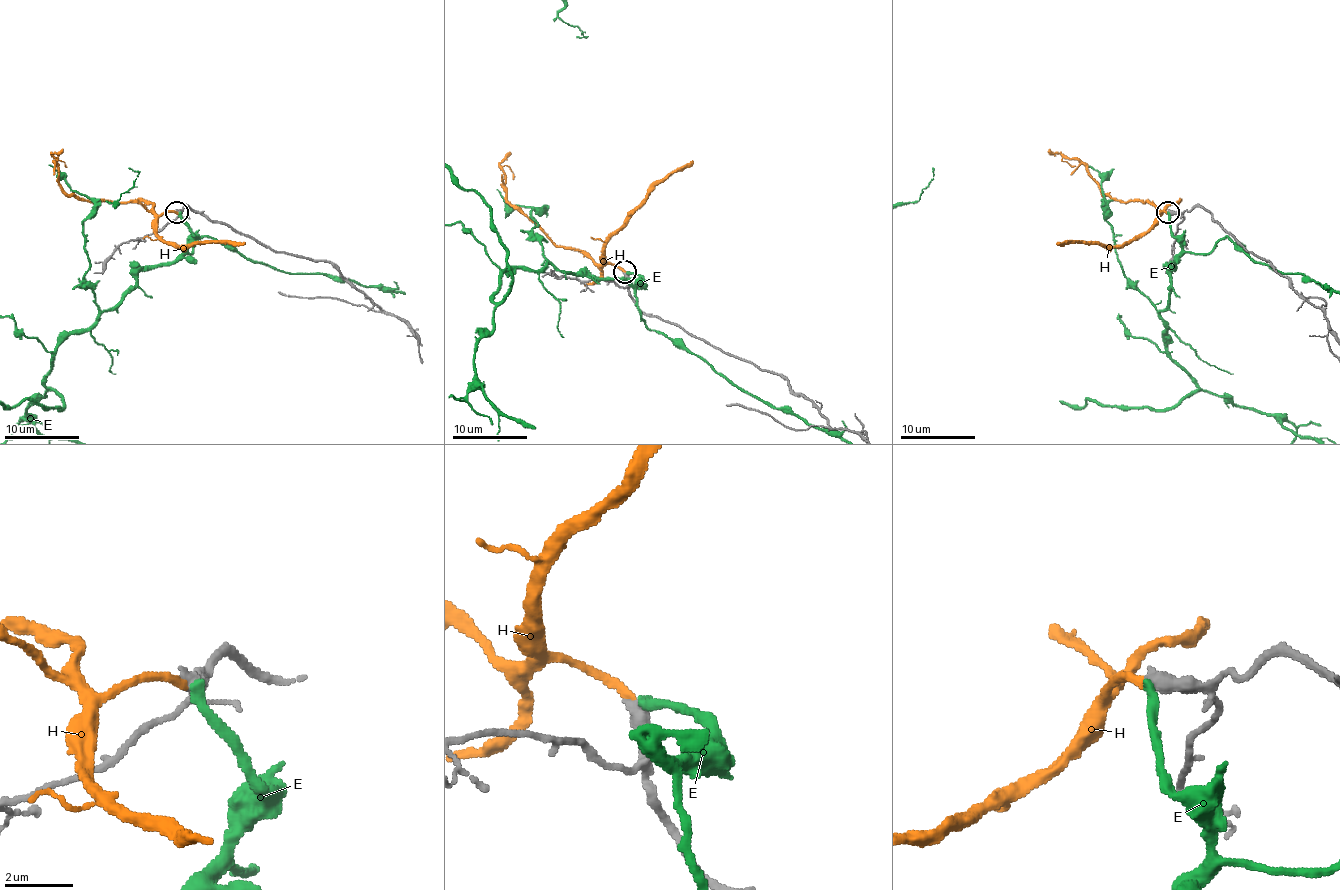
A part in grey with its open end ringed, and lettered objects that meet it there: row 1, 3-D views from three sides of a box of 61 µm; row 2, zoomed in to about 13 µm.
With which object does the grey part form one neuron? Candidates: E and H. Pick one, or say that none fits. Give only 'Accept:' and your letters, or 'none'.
Accept: H

